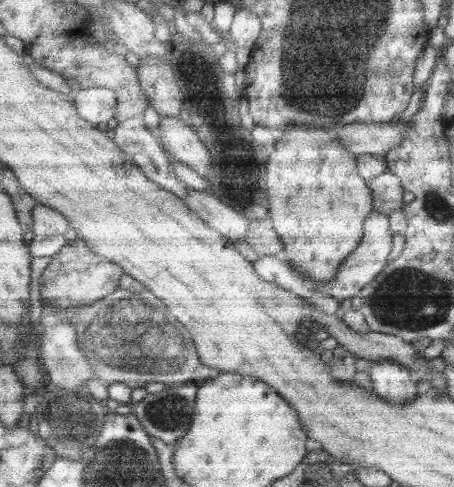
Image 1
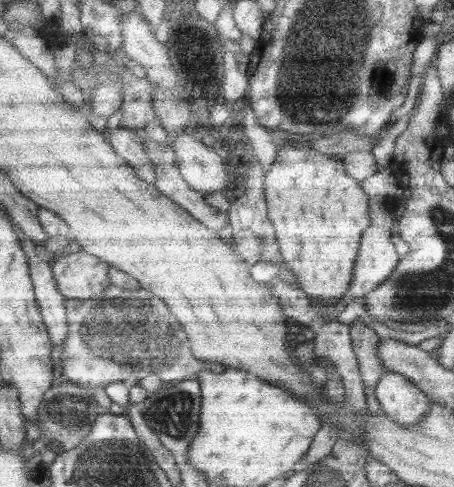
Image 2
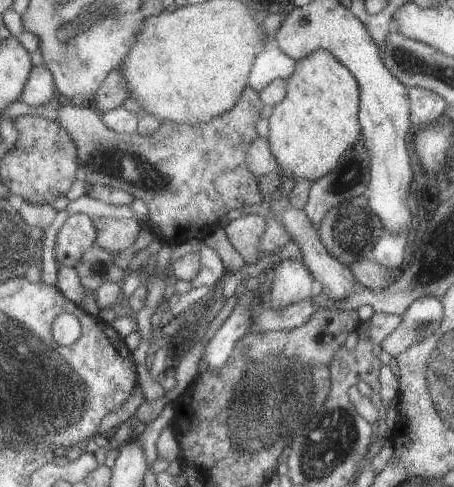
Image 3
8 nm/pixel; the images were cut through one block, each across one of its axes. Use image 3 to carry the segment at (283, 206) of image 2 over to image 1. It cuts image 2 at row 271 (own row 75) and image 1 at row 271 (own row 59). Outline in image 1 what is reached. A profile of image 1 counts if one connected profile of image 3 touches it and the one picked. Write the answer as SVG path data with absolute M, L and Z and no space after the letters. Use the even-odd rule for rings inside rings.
M291 126L285 128L273 152L265 164L265 196L267 208L271 214L271 228L283 238L285 260L297 272L305 272L311 282L327 282L331 280L335 268L349 256L363 236L363 220L373 210L373 194L365 182L357 174L355 158L341 148L339 136L335 136L337 128L305 128L305 126Z

